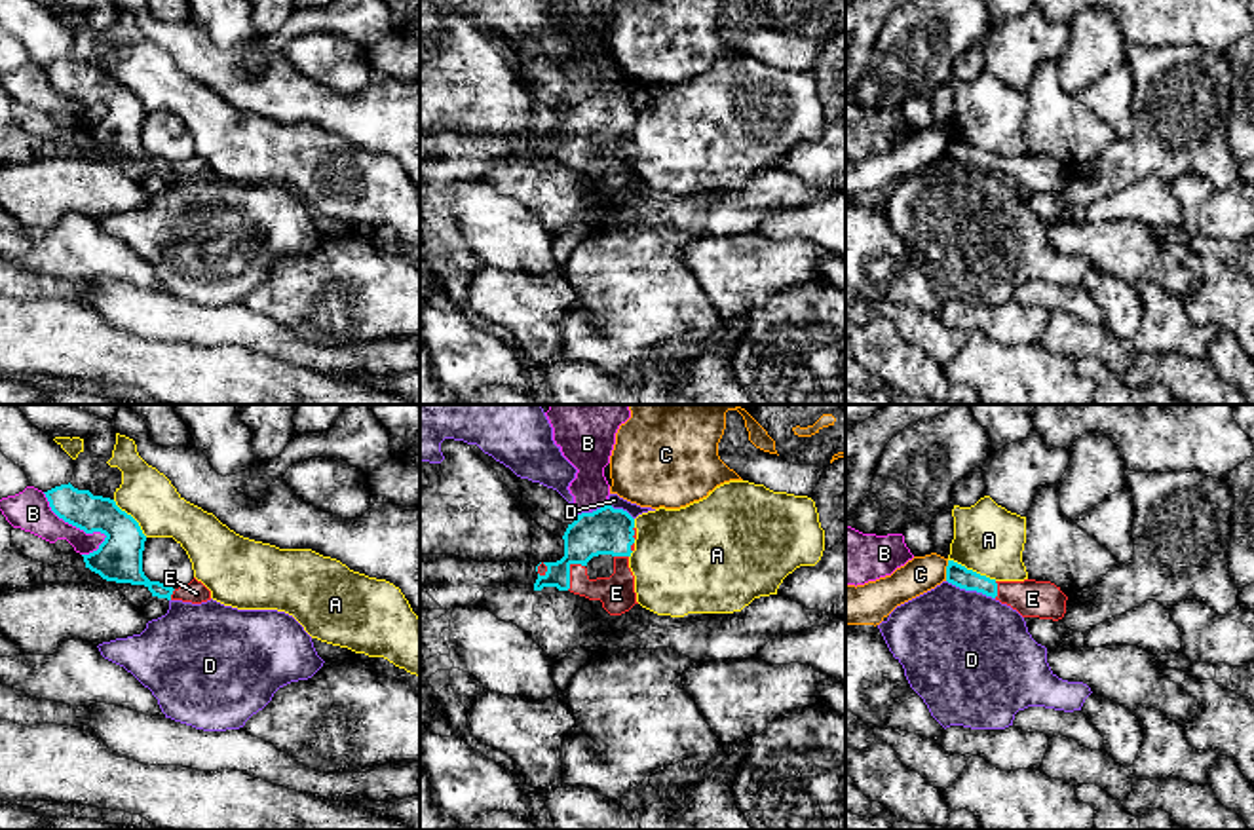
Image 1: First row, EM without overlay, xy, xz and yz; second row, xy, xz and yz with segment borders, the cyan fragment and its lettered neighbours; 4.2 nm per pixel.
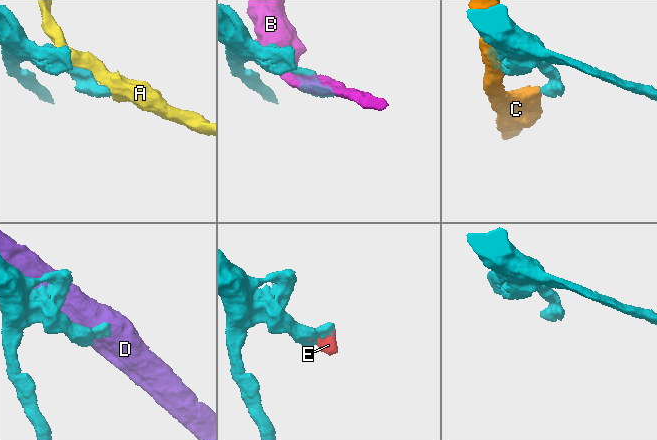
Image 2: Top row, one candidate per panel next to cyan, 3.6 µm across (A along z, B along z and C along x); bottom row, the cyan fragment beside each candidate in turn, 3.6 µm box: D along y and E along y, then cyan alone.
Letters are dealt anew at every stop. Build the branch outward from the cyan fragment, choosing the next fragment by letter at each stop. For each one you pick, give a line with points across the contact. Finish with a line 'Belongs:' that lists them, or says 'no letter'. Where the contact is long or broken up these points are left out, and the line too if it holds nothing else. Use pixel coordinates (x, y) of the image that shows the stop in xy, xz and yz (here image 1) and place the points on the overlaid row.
E: runs through xz (607, 530), (569, 572), (586, 587), (616, 593)
Belongs: E

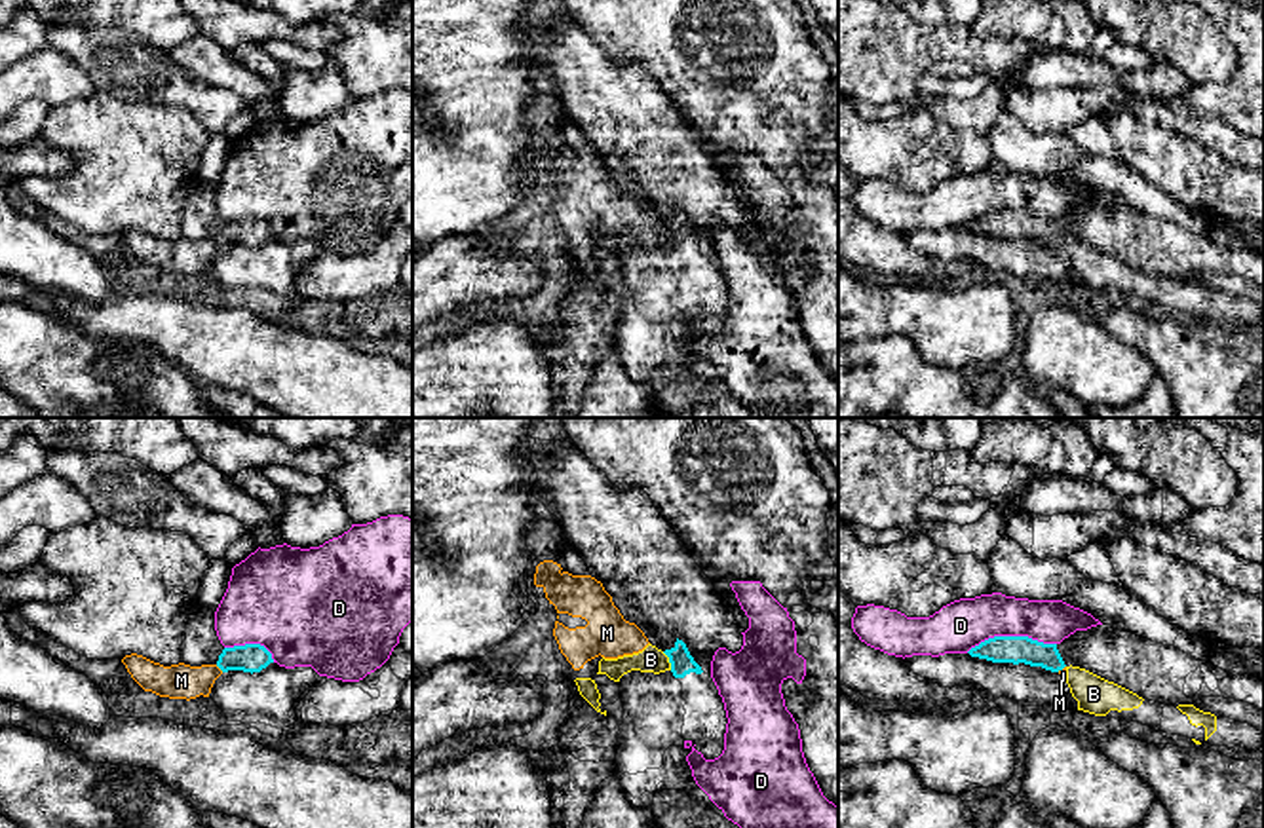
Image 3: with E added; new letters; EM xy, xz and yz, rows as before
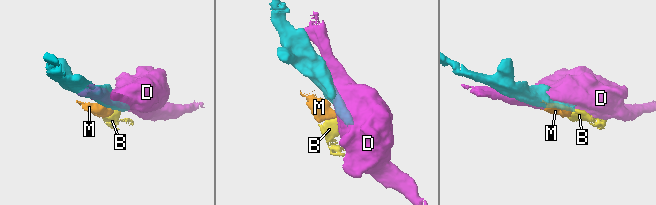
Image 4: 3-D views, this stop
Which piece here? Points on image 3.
Belongs: no letter

